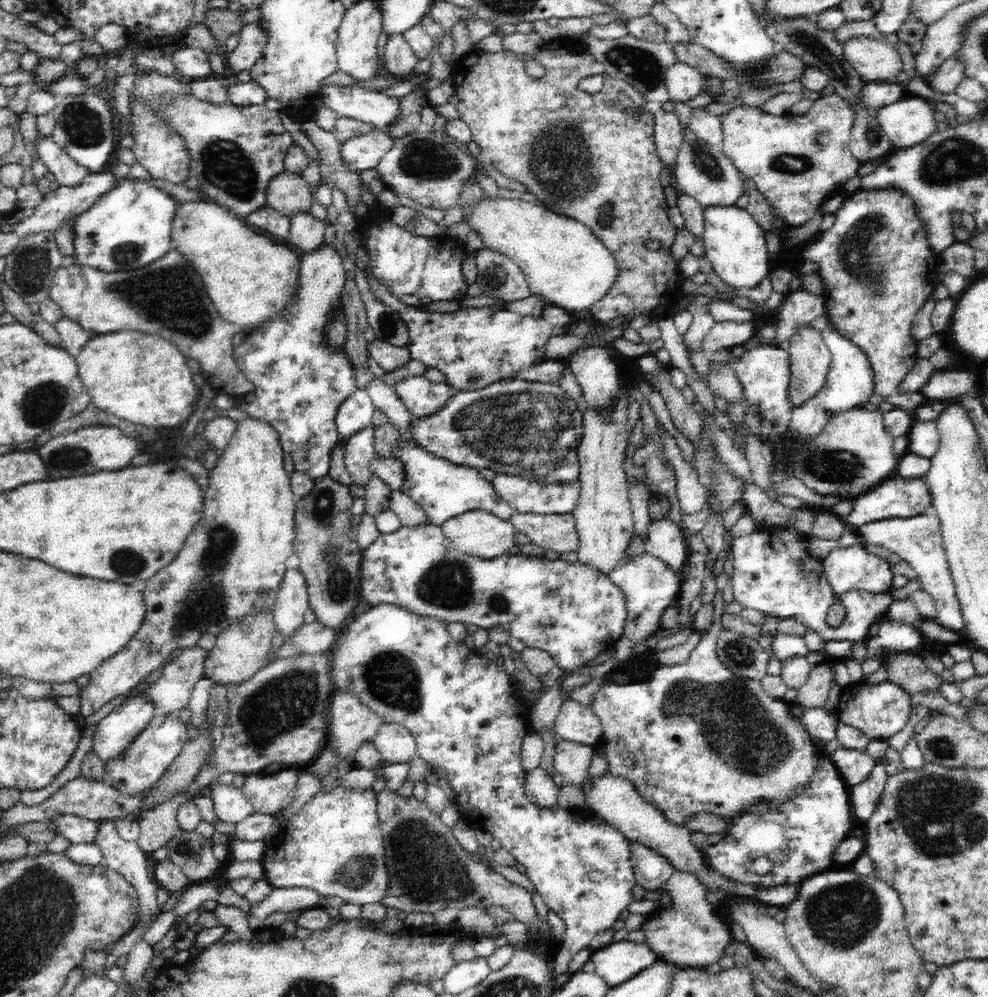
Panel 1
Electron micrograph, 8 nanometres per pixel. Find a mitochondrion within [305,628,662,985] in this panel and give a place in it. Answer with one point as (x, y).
(443, 879)

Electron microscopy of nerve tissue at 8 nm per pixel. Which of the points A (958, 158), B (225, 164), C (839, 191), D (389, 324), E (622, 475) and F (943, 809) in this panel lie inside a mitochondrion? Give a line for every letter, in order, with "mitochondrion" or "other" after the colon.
A: mitochondrion
B: mitochondrion
C: other
D: mitochondrion
E: other
F: mitochondrion

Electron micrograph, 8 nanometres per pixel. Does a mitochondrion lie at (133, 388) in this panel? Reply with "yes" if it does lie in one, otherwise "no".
no

